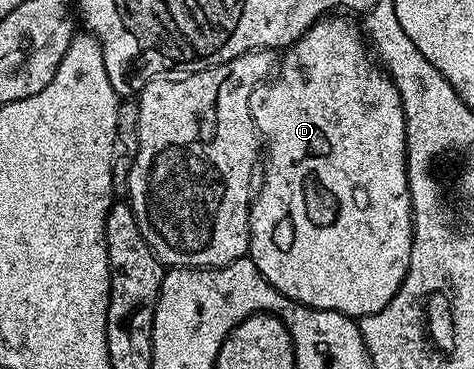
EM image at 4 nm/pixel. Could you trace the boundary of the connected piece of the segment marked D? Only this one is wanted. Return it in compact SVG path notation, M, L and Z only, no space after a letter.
M335 17L318 19L296 43L286 48L282 52L277 74L270 81L256 87L251 95L251 113L255 126L258 134L265 140L265 162L261 167L261 182L251 200L249 258L274 287L282 295L293 300L296 305L334 311L337 315L362 317L385 309L385 305L393 301L409 269L409 257L413 249L413 217L411 194L407 184L405 113L395 83L373 58L360 28L356 24L355 28L347 19L331 18Z

